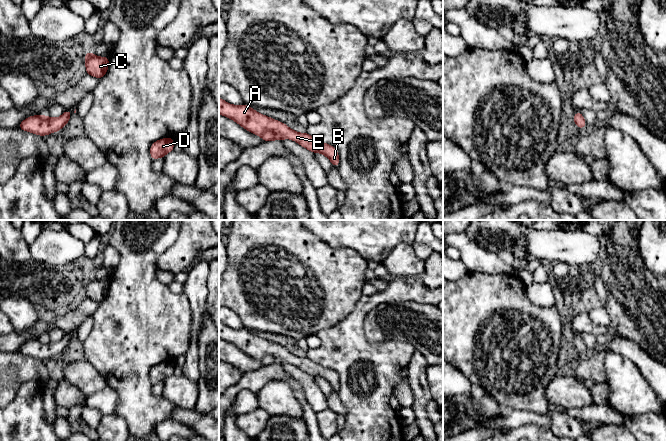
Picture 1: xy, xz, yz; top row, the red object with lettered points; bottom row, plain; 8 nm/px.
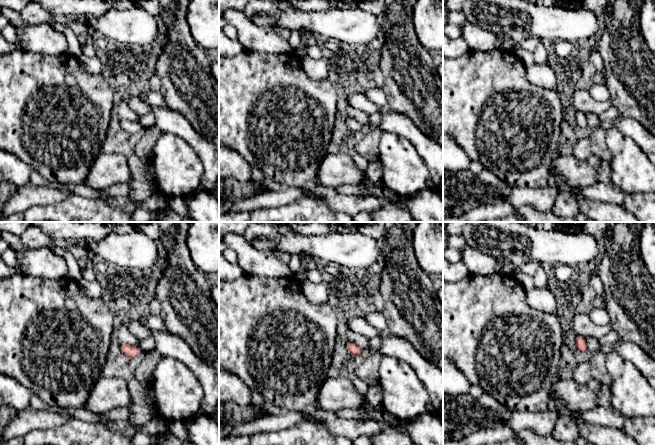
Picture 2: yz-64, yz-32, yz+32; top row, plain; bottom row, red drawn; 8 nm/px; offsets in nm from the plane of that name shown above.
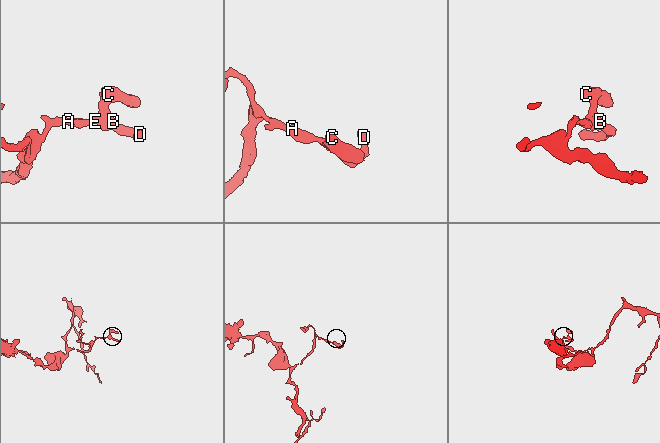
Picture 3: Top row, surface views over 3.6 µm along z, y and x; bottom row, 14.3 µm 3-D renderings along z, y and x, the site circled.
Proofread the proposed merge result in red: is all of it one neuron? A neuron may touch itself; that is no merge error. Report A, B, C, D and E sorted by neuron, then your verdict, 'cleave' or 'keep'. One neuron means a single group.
A B C D E; keep

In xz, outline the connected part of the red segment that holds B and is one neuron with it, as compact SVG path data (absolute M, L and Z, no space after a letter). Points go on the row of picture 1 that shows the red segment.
M219 97L219 114L232 119L247 131L260 136L264 142L283 141L288 138L313 153L325 155L333 167L338 168L339 166L339 155L335 147L314 138L307 132L298 133L285 123L265 116L246 104L232 105Z

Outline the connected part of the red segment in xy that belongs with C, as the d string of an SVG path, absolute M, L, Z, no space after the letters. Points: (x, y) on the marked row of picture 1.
M85 52L85 67L88 75L101 79L108 71L109 56L99 57L91 53Z

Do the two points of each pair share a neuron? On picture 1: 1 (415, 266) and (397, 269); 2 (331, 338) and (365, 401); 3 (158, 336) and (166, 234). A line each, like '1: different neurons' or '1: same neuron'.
1: same neuron
2: same neuron
3: same neuron

